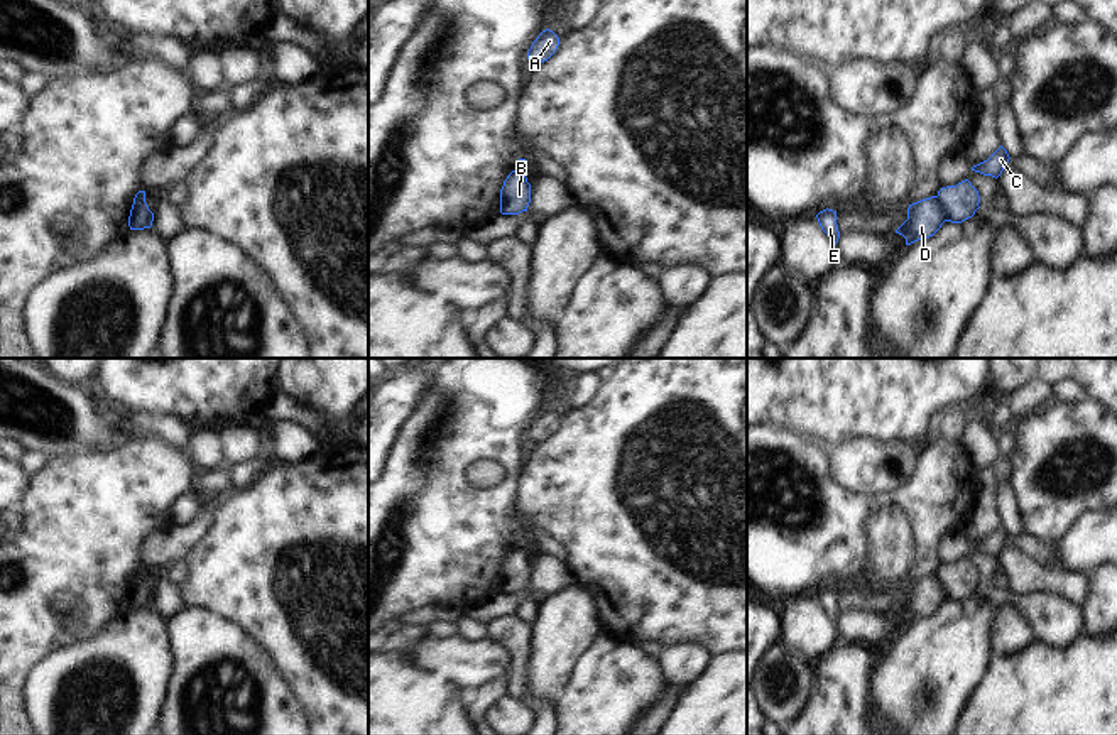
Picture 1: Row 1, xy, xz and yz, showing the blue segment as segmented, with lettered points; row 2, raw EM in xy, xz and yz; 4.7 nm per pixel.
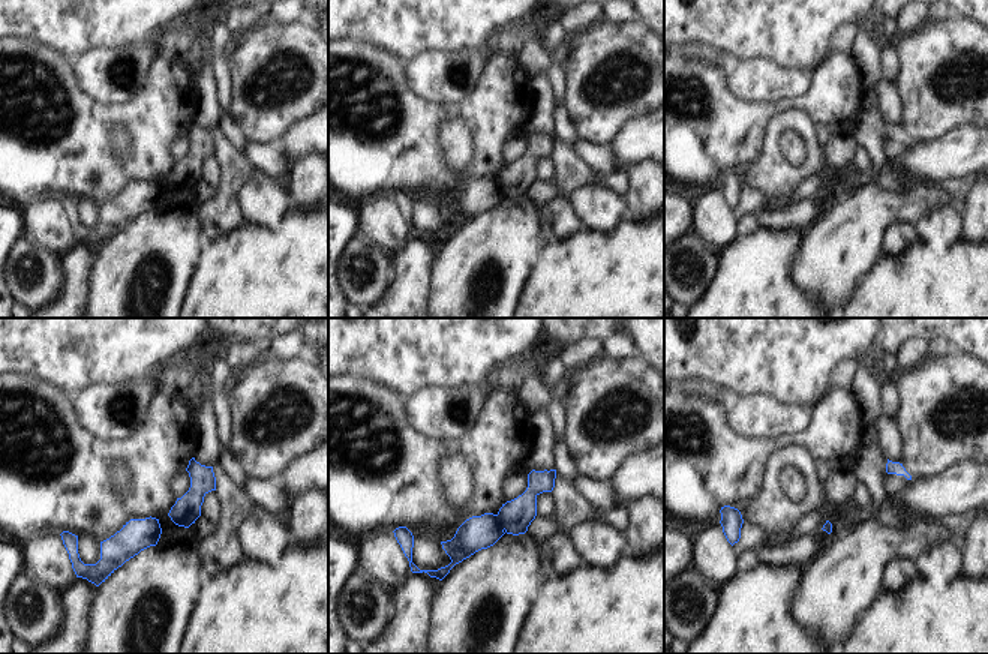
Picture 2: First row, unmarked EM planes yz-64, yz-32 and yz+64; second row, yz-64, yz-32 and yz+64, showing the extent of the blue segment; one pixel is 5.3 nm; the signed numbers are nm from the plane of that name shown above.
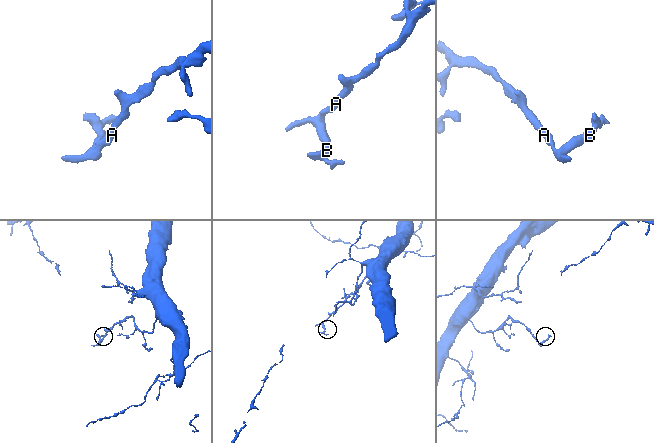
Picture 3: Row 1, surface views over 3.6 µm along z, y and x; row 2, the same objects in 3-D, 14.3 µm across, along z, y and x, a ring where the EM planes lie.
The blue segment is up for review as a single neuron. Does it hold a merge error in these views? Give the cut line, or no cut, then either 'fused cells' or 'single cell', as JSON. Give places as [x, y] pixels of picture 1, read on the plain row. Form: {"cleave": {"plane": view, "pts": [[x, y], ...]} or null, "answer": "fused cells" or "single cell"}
{"cleave": {"plane": "yz", "pts": [[935, 575], [948, 598]]}, "answer": "fused cells"}

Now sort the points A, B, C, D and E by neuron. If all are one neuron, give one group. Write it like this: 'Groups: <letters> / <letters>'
Groups: A D E / B C

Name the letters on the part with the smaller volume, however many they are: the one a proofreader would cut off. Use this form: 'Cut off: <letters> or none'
Cut off: B, C

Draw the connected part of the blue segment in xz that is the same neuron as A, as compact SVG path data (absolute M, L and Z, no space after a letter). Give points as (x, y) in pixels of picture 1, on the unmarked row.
M549 407L542 409L527 429L529 443L536 444L548 439L556 431L558 424L559 416Z

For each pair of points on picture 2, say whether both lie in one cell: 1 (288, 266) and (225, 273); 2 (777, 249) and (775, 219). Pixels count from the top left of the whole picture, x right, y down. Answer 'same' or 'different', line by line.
1: same
2: different

